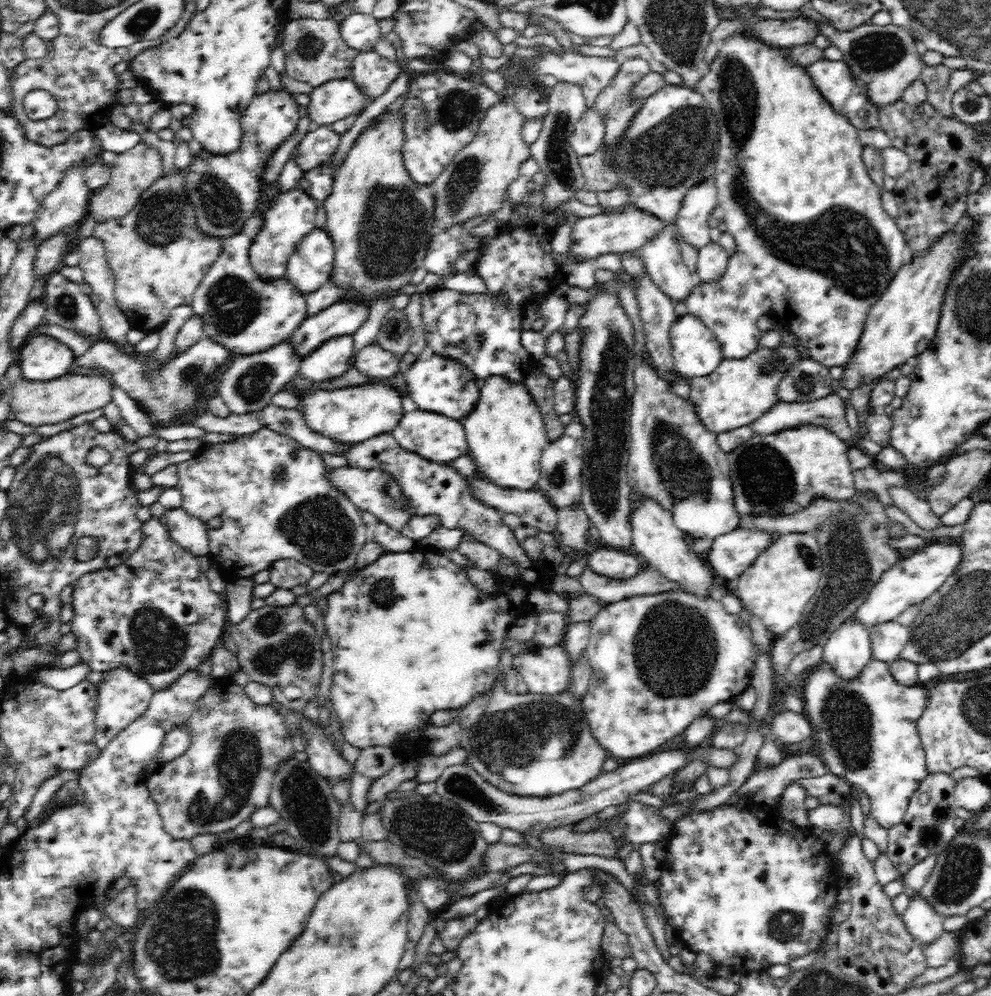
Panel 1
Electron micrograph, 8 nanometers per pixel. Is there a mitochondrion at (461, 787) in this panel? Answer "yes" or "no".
yes

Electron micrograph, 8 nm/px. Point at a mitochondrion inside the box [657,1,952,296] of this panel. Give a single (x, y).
(877, 52)

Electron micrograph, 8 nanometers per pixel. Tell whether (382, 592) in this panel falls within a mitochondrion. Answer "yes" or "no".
yes

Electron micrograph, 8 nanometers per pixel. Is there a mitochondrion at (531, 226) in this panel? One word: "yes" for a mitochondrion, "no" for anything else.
no

